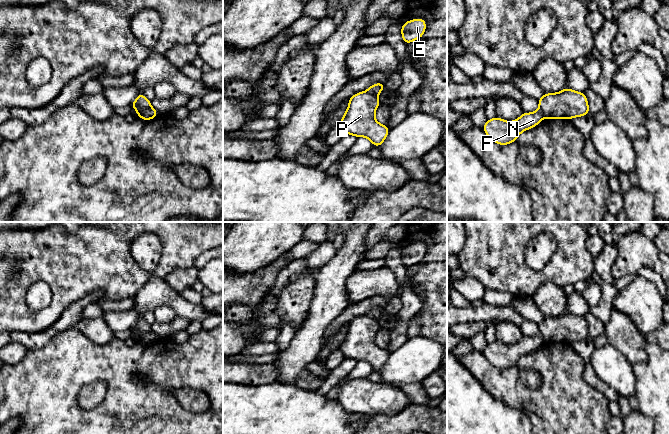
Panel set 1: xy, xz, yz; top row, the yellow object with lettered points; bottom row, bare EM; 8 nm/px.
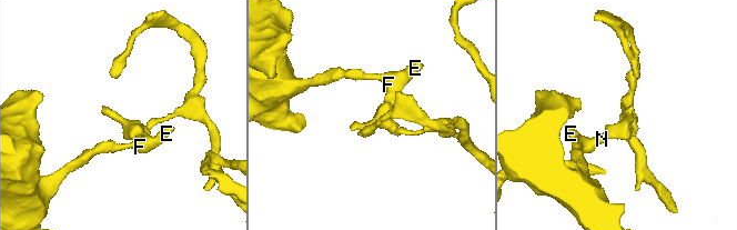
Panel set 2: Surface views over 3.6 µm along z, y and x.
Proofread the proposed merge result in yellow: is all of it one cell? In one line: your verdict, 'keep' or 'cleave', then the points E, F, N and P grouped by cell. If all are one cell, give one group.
cleave; groups E F N / P

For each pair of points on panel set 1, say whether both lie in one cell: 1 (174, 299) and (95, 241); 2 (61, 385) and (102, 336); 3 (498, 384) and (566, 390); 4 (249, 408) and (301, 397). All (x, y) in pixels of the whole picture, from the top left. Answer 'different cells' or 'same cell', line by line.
1: different cells
2: different cells
3: same cell
4: same cell

